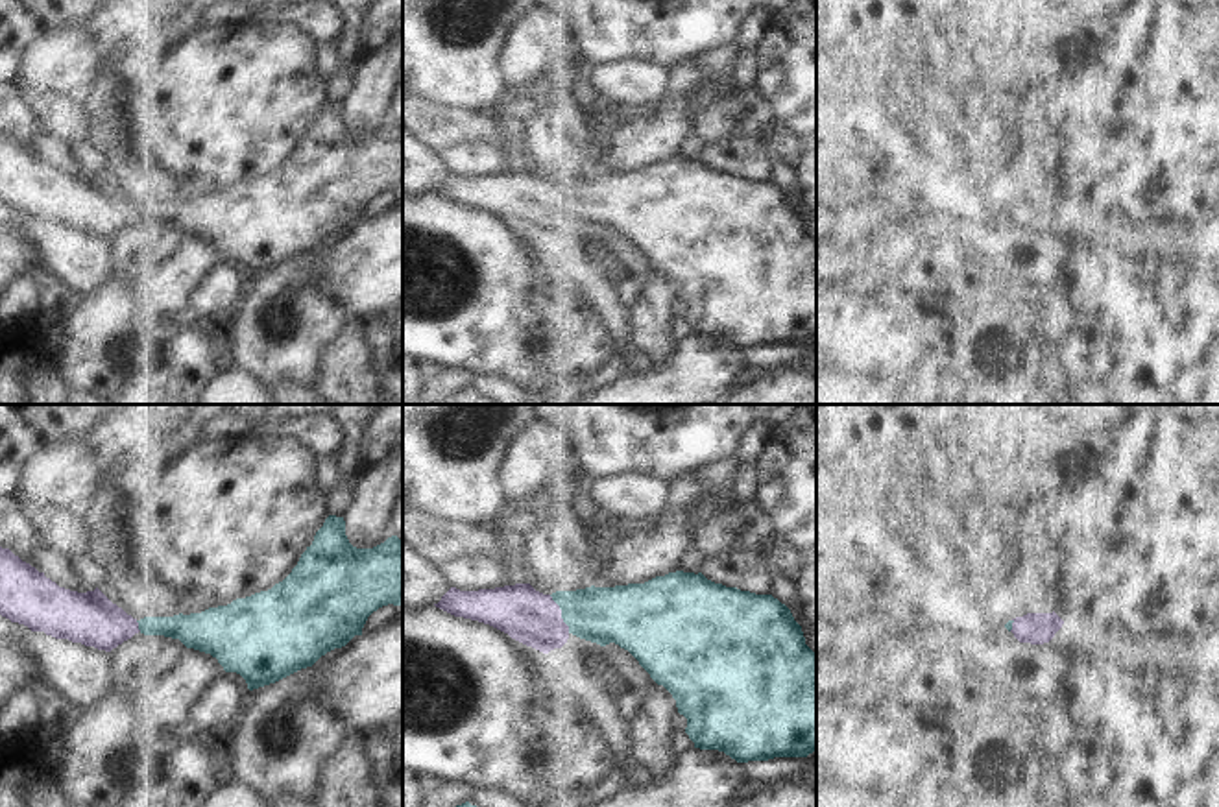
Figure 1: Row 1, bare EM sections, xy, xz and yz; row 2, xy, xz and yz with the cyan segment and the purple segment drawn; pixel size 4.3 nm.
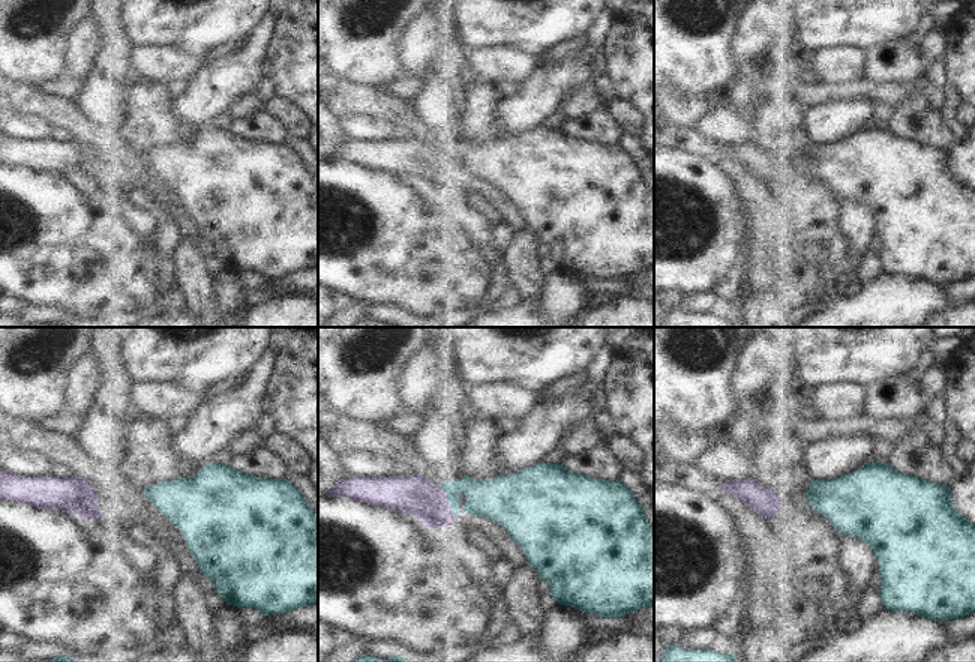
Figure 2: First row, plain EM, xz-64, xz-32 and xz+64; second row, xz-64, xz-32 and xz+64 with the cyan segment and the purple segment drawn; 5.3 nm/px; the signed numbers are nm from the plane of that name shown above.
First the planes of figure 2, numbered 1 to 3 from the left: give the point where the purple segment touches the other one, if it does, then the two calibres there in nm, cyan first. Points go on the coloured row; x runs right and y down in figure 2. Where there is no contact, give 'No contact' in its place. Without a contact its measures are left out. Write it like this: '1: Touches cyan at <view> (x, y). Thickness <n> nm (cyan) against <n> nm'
1: No contact
2: Touches cyan at xz-32 (447, 500). Thickness 200 nm (cyan) against 220 nm
3: No contact.

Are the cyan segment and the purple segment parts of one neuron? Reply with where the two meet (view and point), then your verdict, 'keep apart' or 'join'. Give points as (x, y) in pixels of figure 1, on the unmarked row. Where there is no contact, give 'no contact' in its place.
xz (562, 200) | join

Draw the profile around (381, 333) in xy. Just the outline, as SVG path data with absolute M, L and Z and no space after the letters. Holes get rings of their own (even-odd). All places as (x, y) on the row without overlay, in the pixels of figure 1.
M373 316L369 323L369 340L377 356L379 373L386 371L397 360L395 331L388 316Z

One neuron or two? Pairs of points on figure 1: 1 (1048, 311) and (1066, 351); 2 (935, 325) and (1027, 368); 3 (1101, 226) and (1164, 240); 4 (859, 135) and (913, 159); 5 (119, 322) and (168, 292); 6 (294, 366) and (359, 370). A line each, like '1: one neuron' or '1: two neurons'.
1: two neurons
2: one neuron
3: one neuron
4: one neuron
5: two neurons
6: two neurons

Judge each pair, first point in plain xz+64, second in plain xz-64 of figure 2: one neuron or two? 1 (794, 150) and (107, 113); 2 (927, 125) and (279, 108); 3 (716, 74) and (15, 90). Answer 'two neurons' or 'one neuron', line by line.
1: one neuron
2: two neurons
3: two neurons

